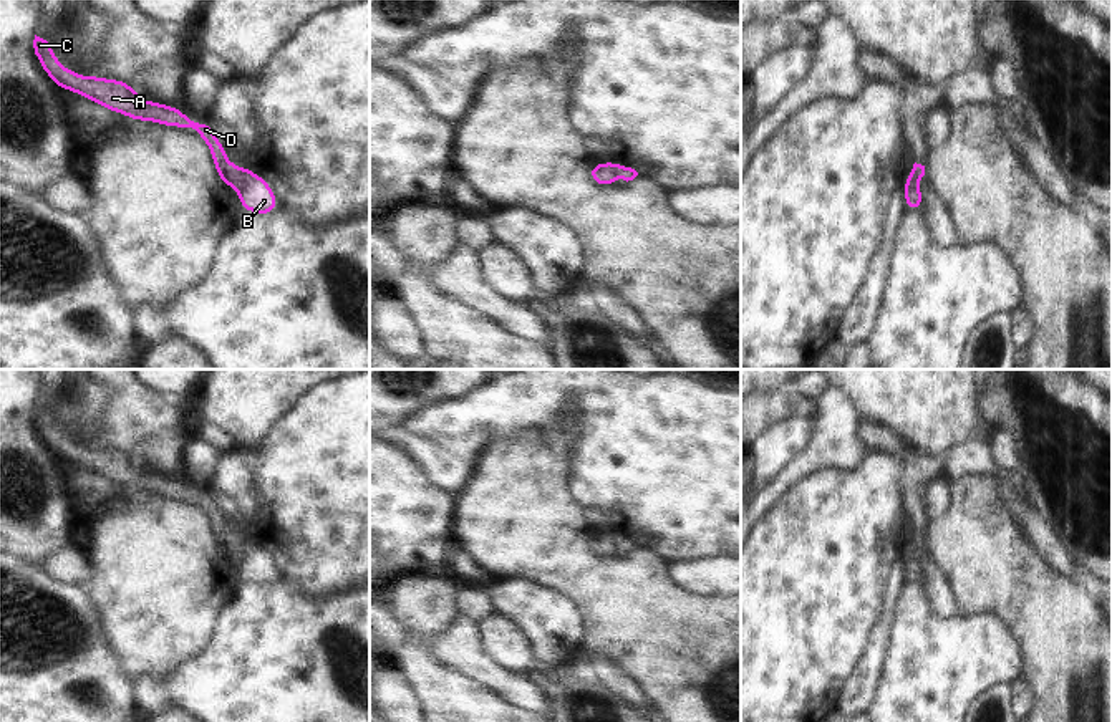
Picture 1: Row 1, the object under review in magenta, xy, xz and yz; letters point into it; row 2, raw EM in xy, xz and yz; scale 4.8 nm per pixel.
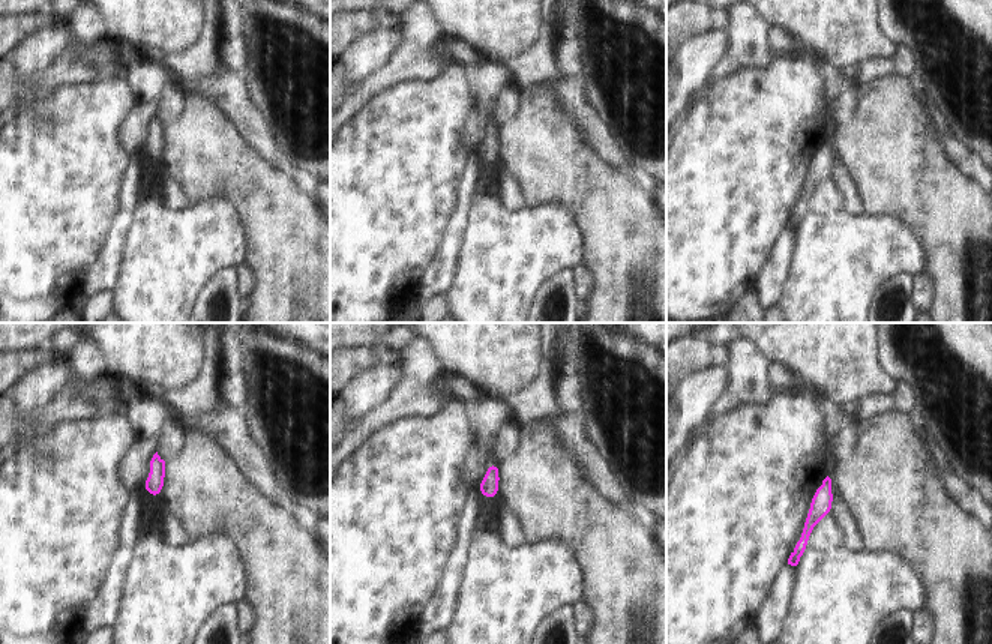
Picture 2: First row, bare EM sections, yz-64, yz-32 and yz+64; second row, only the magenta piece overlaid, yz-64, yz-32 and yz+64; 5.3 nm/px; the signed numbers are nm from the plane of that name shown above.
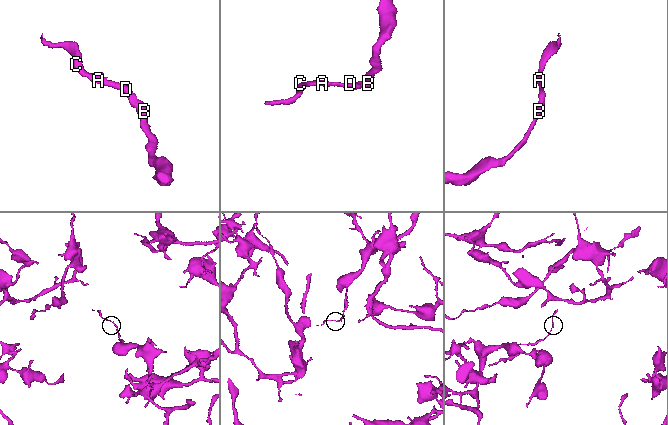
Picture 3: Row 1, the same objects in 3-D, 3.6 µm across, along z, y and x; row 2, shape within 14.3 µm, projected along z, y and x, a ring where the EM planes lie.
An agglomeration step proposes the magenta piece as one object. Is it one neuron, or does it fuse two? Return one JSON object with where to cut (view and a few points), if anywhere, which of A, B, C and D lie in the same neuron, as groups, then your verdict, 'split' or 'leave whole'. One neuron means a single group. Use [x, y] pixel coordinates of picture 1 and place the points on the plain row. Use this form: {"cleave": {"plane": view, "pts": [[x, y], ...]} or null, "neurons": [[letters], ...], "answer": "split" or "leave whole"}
{"cleave": {"plane": "xy", "pts": [[244, 540], [244, 557], [239, 562]]}, "neurons": [["A", "C", "D"], ["B"]], "answer": "split"}

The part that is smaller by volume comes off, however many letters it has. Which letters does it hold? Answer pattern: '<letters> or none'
A, C, D

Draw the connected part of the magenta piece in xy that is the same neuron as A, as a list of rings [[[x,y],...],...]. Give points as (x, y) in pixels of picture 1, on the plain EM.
[[[36,406],[33,419],[40,437],[60,460],[73,462],[88,472],[98,474],[113,484],[124,485],[133,492],[149,492],[171,498],[194,500],[210,522],[219,551],[225,553],[232,561],[240,561],[244,558],[244,538],[229,533],[227,520],[220,515],[212,495],[201,495],[192,489],[186,489],[184,482],[177,477],[143,472],[141,464],[133,460],[123,450],[83,447],[68,440],[56,429],[51,416]]]

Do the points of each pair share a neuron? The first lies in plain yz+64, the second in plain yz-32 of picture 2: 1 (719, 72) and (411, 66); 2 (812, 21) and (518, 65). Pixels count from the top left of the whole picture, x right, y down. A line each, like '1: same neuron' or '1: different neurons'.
1: same neuron
2: different neurons

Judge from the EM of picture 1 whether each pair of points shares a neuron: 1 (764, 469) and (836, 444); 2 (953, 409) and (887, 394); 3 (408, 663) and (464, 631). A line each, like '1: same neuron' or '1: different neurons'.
1: different neurons
2: same neuron
3: different neurons

